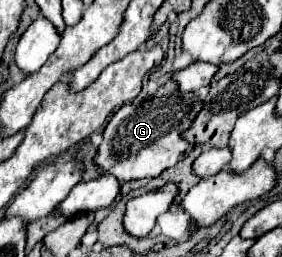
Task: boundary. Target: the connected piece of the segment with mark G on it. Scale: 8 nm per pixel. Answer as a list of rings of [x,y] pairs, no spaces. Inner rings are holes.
[[[174,81],[164,83],[152,99],[142,101],[140,105],[128,103],[122,105],[108,121],[102,133],[102,145],[94,157],[94,163],[108,175],[114,175],[120,183],[134,179],[158,177],[164,169],[182,161],[194,145],[186,143],[180,133],[190,127],[202,103],[194,93],[180,93]]]

